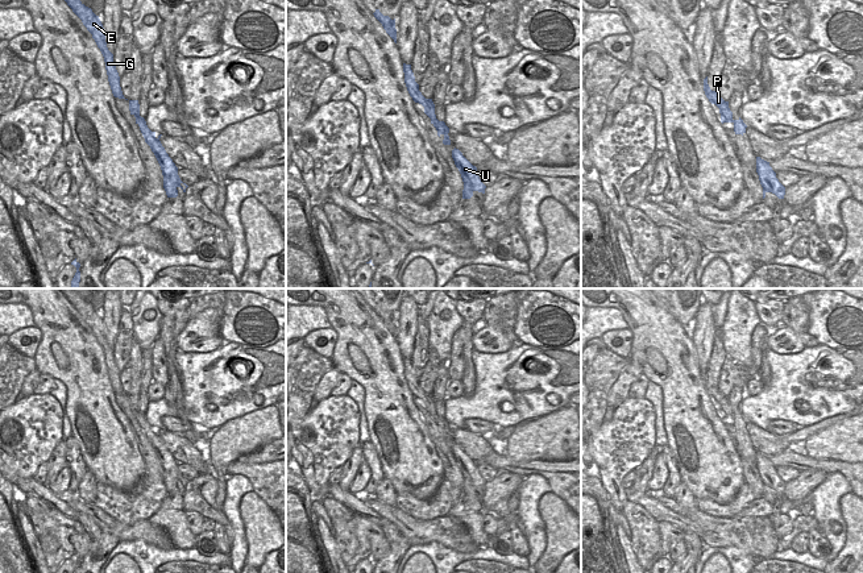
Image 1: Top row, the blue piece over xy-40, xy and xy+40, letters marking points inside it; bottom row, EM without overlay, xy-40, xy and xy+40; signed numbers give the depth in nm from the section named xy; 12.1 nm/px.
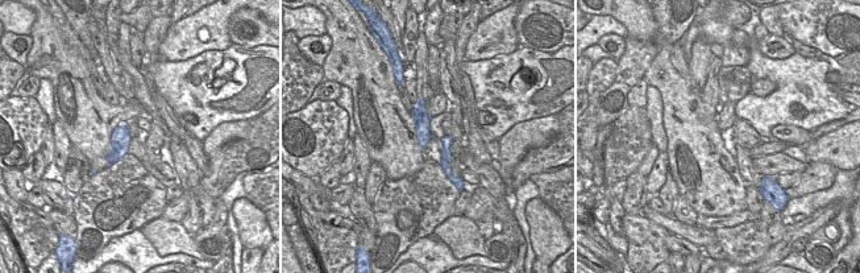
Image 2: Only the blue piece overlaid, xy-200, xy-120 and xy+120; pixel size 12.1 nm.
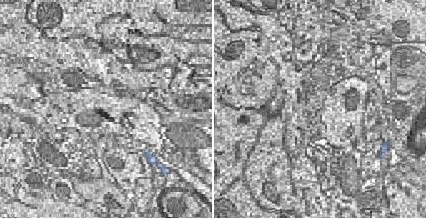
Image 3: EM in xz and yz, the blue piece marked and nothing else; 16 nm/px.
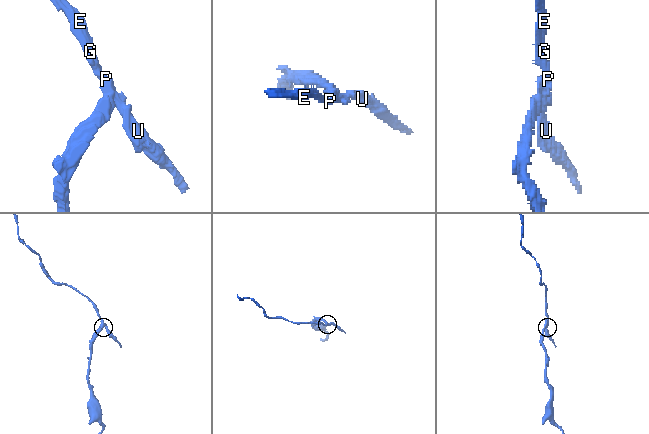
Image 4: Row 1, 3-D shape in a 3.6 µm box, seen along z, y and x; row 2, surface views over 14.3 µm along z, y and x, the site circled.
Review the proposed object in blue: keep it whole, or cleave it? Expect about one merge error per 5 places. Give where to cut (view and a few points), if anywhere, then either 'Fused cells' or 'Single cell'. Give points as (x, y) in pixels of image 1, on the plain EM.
No split. Single cell

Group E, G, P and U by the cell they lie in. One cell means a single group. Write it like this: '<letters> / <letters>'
E G P U

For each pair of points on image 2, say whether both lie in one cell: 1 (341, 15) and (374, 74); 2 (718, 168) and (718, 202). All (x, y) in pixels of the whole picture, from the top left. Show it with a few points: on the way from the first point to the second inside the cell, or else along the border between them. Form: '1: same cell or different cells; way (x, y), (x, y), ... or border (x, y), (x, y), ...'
1: same cell; way (349, 29), (357, 37), (357, 57), (360, 60)
2: same cell; way (718, 176), (718, 194)

